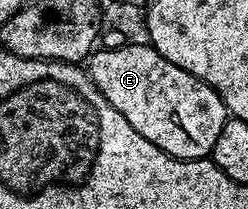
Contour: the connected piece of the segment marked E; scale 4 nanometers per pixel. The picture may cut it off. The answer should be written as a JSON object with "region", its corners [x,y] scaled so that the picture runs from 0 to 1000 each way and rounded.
{"region":[[[520,201],[484,234],[383,244],[359,273],[355,340],[403,450],[419,450],[419,469],[435,469],[435,488],[468,507],[500,565],[516,565],[524,598],[645,718],[718,766],[823,766],[859,732],[871,660],[887,660],[887,622],[903,622],[903,584],[919,565],[887,450],[871,450],[871,431],[806,373],[758,354],[758,335],[726,335],[726,316],[677,297],[677,278],[649,268],[601,206]]]}

